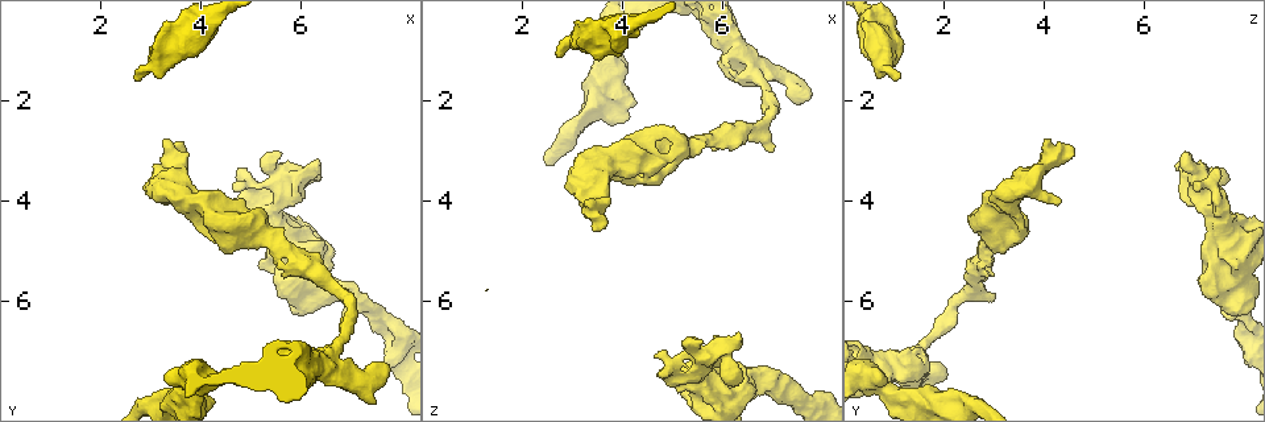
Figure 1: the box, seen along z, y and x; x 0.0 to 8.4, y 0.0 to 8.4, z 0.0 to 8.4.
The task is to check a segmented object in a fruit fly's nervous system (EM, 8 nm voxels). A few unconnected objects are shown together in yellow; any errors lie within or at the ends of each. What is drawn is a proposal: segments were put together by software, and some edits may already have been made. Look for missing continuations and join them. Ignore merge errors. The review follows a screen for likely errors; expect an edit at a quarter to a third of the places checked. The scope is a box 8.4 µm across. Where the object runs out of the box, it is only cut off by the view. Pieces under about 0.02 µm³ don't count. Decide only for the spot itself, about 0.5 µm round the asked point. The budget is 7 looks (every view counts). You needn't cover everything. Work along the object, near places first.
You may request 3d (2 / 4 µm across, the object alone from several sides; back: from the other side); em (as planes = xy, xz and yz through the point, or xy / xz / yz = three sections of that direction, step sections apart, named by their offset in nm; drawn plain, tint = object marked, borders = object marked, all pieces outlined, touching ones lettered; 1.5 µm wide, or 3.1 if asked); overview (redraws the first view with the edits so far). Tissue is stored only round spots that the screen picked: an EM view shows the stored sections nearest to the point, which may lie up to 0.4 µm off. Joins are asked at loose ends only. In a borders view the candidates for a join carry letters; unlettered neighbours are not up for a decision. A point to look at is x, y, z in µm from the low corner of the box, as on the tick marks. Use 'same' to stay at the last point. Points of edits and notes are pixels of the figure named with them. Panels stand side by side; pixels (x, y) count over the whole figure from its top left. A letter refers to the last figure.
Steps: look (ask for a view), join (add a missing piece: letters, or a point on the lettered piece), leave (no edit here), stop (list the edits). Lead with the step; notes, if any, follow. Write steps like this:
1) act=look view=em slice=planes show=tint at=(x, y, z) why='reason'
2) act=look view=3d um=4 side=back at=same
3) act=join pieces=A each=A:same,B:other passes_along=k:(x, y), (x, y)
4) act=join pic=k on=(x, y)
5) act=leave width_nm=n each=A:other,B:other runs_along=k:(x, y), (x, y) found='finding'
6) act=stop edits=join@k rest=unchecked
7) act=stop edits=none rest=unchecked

act=look view=em slice=planes show=borders at=(4.65, 3.70, 7.10) why='free end'

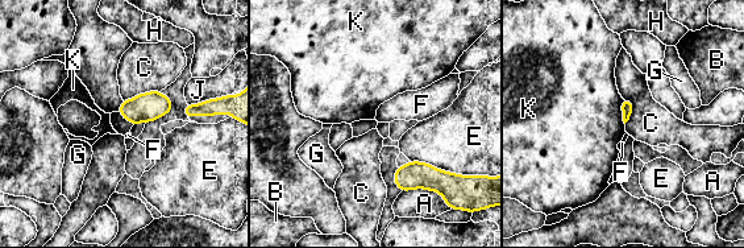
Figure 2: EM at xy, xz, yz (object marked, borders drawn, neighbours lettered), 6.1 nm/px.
act=leave each=A:other,B:other,C:other,E:other,F:other,G:other,H:other,J:other,K:other border=2:(159, 90), (140, 92), (123, 100) found='none of them fits'

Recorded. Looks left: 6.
act=look view=3d um=2 at=(3.55, 2.90, 4.55) why='branch stops here'

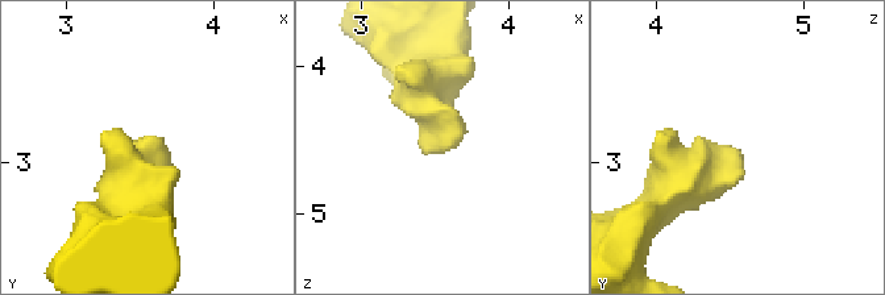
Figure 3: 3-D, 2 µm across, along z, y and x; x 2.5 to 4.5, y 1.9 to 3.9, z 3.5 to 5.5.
act=look view=em slice=planes show=borders at=(3.56, 2.92, 4.54)

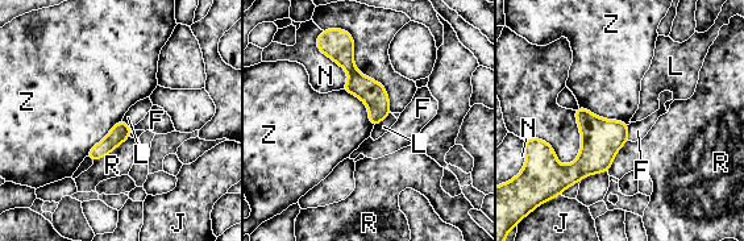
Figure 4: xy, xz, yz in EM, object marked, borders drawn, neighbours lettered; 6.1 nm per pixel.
act=leave each=F:other,J:other,L:other,N:other,R:other,Z:other border=4:(578, 104), (605, 119), (628, 124) found='no lettered piece goes on from it'

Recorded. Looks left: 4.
act=look view=em slice=planes show=borders at=(2.60, 1.60, 1.10) why='an open end'

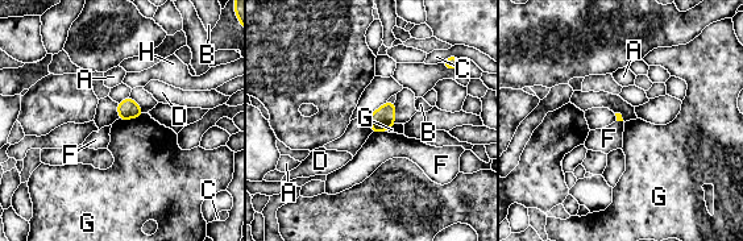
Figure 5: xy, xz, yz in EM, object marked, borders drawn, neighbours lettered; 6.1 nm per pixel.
act=leave each=A:other,B:other,C:other,D:other,F:other,G:other,H:other border=5:(373, 131), (384, 132) found='no lettered piece goes on from it'

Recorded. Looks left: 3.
act=stop edits=none rest=unchecked

